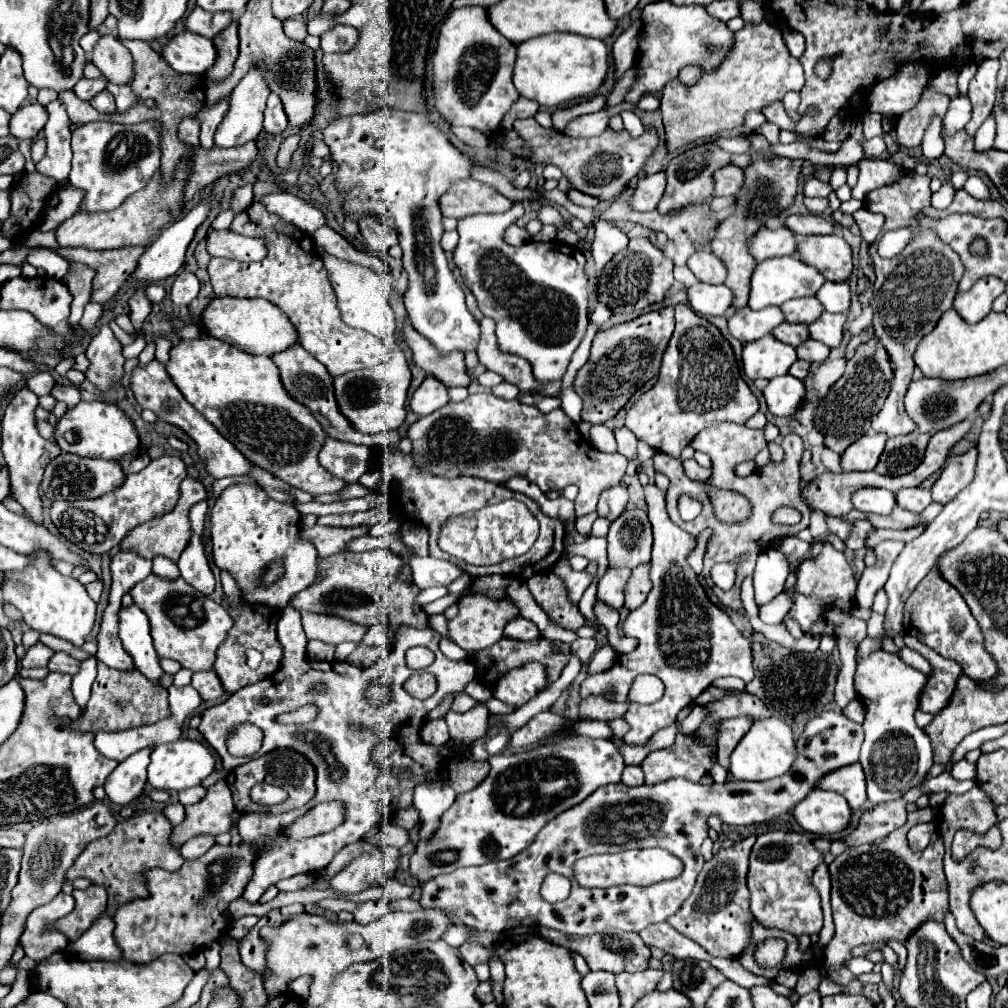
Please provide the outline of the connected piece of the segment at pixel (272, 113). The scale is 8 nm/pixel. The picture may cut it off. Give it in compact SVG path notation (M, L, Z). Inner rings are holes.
M278 94L268 96L268 106L264 110L264 132L280 134L288 126L288 118Z

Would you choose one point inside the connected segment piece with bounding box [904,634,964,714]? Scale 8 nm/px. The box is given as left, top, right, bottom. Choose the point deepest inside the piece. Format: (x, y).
(938, 691)

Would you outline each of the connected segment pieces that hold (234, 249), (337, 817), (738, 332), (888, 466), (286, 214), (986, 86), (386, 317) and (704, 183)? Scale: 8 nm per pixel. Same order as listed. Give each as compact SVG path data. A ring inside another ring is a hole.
M212 230L208 234L208 252L212 256L232 258L241 262L254 262L266 256L266 246L260 238L242 236L232 230ZM218 232L224 232L224 234L218 234Z
M324 802L324 804L316 804L314 808L310 808L302 818L298 818L288 832L292 834L292 838L304 838L304 836L314 836L314 834L324 834L334 830L336 826L340 826L344 822L346 810L342 802Z
M746 306L734 312L734 316L728 320L728 326L732 336L736 336L740 342L754 342L772 334L772 330L782 322L784 314L780 306L768 306L764 310L750 310Z
M910 432L906 436L890 438L880 456L876 472L888 476L900 476L914 470L924 458L928 440L930 434L922 434L922 432Z
M272 192L262 196L258 202L264 204L268 212L280 216L288 224L294 224L298 230L304 230L306 234L312 234L316 228L326 224L324 214L318 208L288 192Z
M984 60L978 64L978 72L968 88L968 98L972 102L972 120L966 126L968 134L976 134L980 124L992 112L996 100L996 74L998 74L998 60Z
M328 252L322 254L324 268L328 270L330 282L338 296L338 308L342 310L342 320L354 328L370 328L380 340L392 340L396 336L396 318L388 304L388 296L392 292L392 276L376 274L364 266L356 266L352 262L344 262Z
M710 142L704 146L694 146L688 152L682 152L680 156L672 158L672 162L666 168L666 176L668 176L668 186L666 192L658 204L658 212L660 214L670 214L676 210L682 210L686 206L692 204L700 204L704 200L708 200L714 194L714 180L712 180L712 172L718 170L720 166L730 164L730 154L722 152L718 146L712 146Z

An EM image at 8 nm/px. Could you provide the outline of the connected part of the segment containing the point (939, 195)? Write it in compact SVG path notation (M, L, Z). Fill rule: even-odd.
M942 184L942 188L932 196L932 206L938 208L938 210L944 210L952 204L952 198L954 198L954 188L952 184Z

